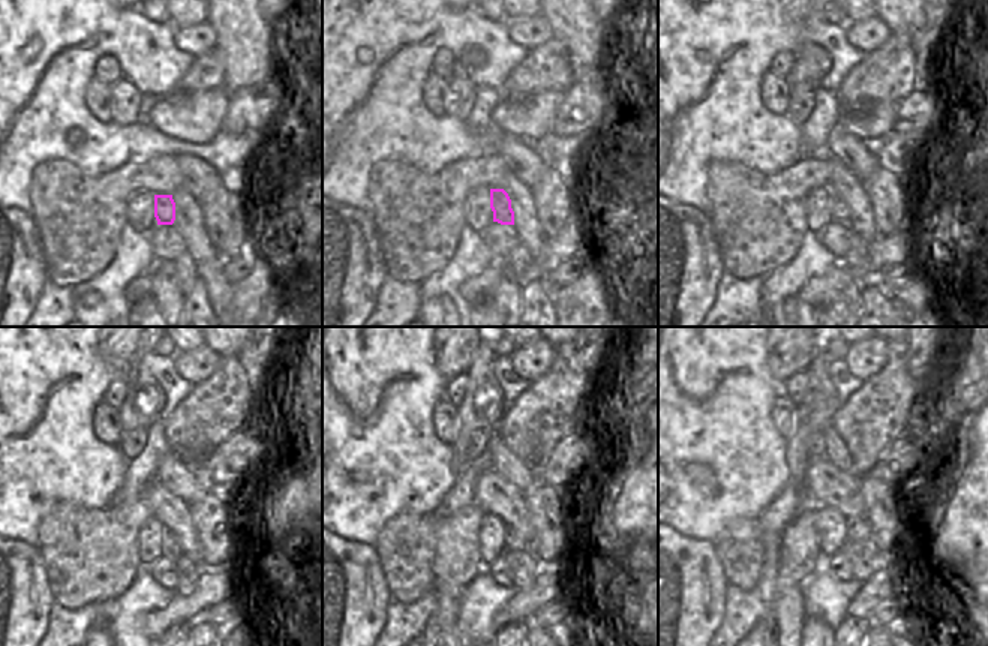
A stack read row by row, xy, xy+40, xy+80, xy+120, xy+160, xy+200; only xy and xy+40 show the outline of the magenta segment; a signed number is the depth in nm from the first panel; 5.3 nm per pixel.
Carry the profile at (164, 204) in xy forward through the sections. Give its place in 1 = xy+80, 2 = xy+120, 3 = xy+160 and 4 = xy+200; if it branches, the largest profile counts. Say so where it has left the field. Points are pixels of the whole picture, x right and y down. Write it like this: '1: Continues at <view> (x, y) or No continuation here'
1: Continues at xy+80 (841, 213)
2: Continues at xy+120 (171, 547)
3: Continues at xy+160 (514, 541)
4: Continues at xy+200 (858, 529).

